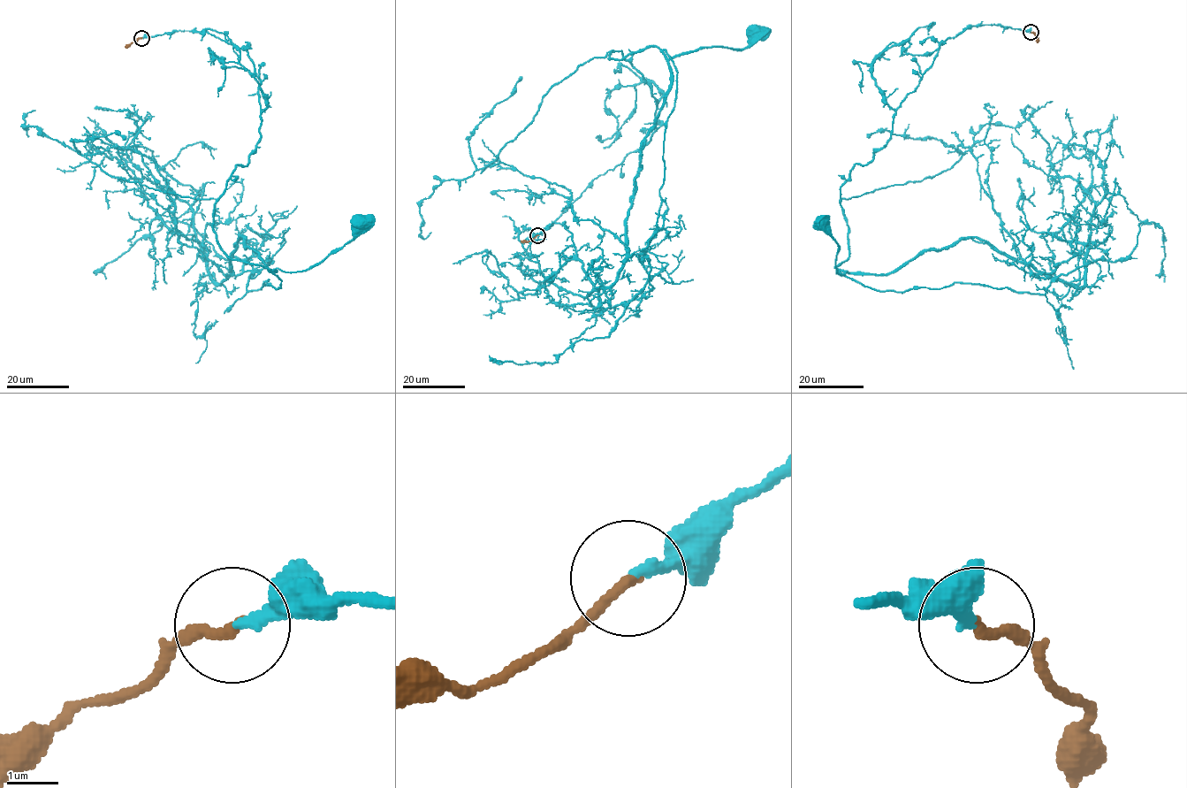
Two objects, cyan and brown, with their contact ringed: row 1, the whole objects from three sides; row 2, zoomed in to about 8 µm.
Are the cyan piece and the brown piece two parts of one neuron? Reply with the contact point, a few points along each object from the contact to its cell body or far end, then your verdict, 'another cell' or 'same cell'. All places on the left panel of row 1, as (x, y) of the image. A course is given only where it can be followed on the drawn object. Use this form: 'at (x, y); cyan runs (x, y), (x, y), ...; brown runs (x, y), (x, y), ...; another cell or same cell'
at (141, 38); cyan runs (141, 37), (208, 31), (244, 49), (260, 80), (260, 141), (214, 209), (227, 255), (300, 271), (360, 222); brown runs (141, 37), (125, 47); same cell

